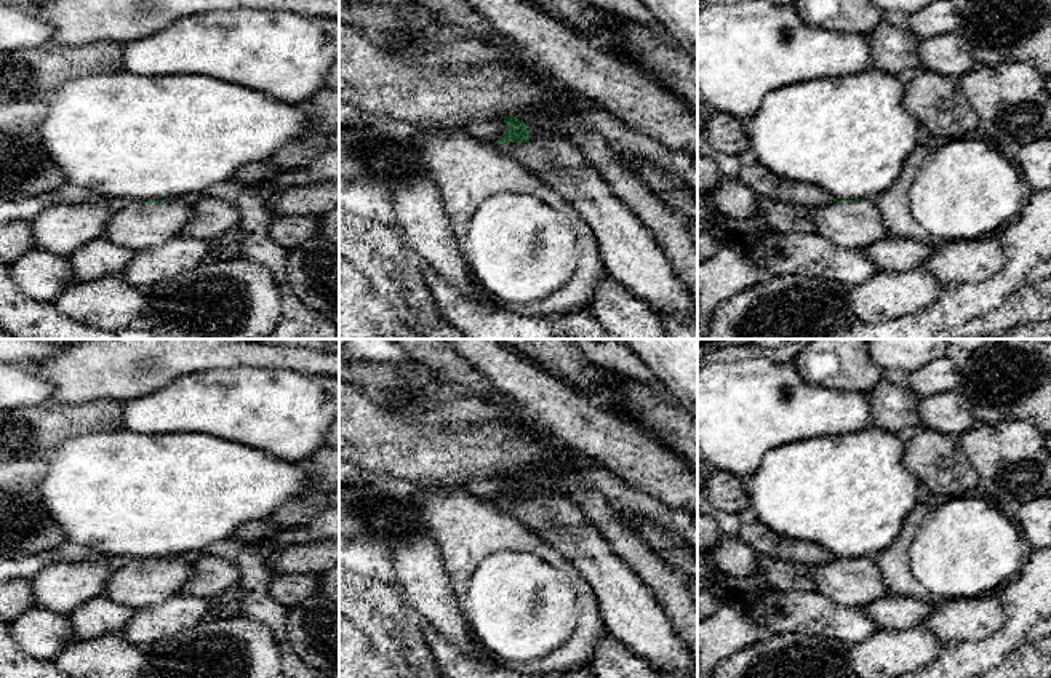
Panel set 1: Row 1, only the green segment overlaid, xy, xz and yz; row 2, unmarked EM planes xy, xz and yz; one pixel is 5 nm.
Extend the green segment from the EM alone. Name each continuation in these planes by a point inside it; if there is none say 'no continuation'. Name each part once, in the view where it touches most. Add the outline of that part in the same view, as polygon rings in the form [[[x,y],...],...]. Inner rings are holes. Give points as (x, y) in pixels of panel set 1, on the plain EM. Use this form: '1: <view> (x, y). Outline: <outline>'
1: xz (629, 610). Outline: [[[514,473],[529,486],[528,501],[499,507],[557,548],[593,590],[606,630],[656,672],[697,678],[697,662],[653,592],[611,550],[584,512],[547,477]]]

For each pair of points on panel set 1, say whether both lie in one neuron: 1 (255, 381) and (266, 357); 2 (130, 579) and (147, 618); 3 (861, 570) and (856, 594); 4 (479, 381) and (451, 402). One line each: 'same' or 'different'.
1: different
2: different
3: same
4: different

